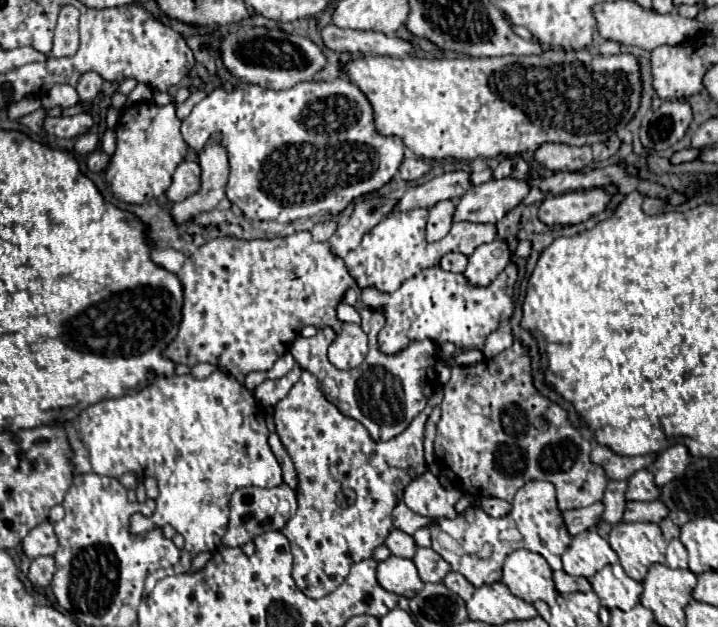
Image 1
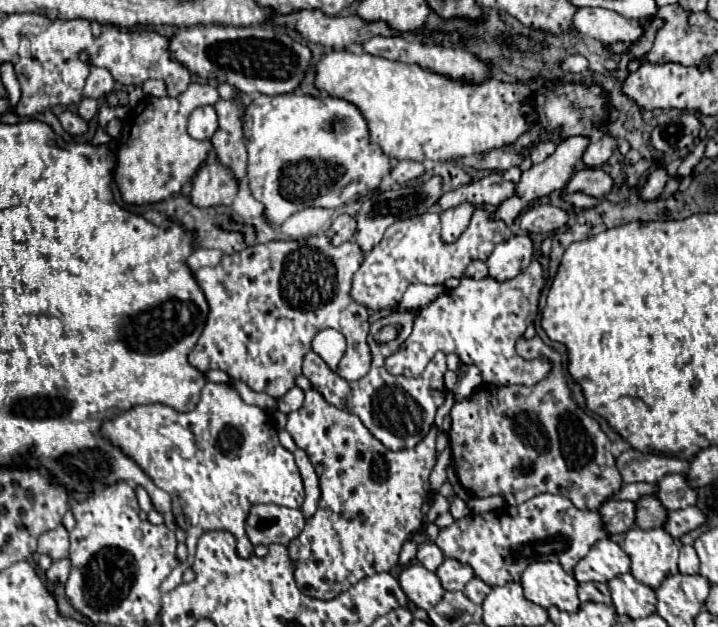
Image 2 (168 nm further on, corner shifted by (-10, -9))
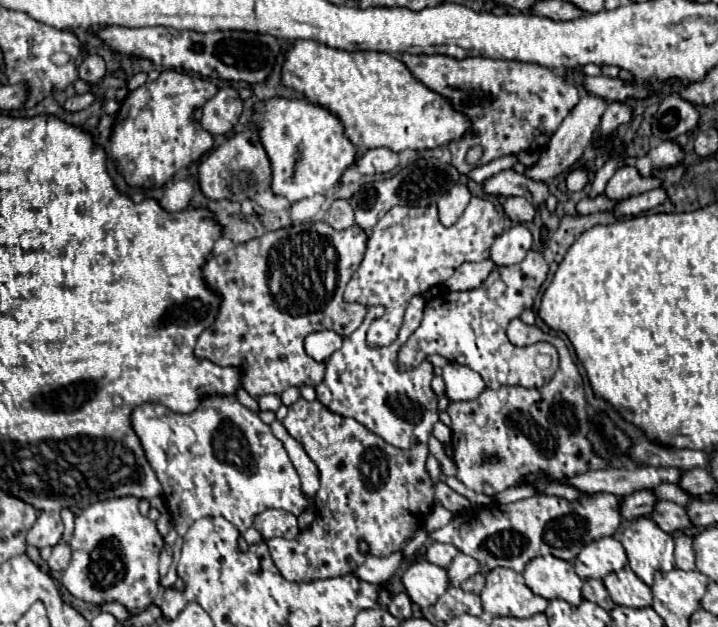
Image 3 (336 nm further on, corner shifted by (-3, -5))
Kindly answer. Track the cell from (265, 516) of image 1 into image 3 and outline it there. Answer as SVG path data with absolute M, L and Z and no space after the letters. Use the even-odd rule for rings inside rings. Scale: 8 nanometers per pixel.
M265 510L263 514L257 516L253 528L257 528L265 540L275 536L291 540L291 538L297 538L299 534L297 518L285 510Z

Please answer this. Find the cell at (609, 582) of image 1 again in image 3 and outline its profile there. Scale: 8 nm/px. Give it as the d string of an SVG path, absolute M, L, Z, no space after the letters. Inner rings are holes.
M625 566L619 572L607 574L603 578L603 582L605 582L605 588L607 588L611 600L619 606L645 608L645 606L651 606L651 602L653 602L651 588L641 578L637 578L629 566Z

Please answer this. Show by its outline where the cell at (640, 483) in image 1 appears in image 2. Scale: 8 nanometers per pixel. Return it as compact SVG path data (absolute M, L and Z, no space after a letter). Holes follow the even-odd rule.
M668 474L656 482L656 498L666 510L680 510L696 504L696 490L686 484L682 474Z

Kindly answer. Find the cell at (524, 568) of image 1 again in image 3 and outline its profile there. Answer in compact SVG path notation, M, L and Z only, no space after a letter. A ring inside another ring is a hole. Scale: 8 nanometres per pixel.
M555 556L535 558L525 566L523 576L527 580L527 586L537 596L543 596L547 600L561 598L571 606L579 606L579 602L583 602L581 588L585 580L575 574L571 562Z

